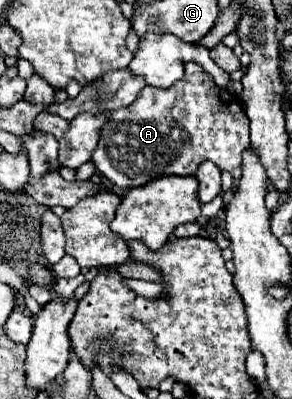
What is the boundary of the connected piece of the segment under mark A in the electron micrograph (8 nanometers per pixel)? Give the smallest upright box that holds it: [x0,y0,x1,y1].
[93,63,251,193]

